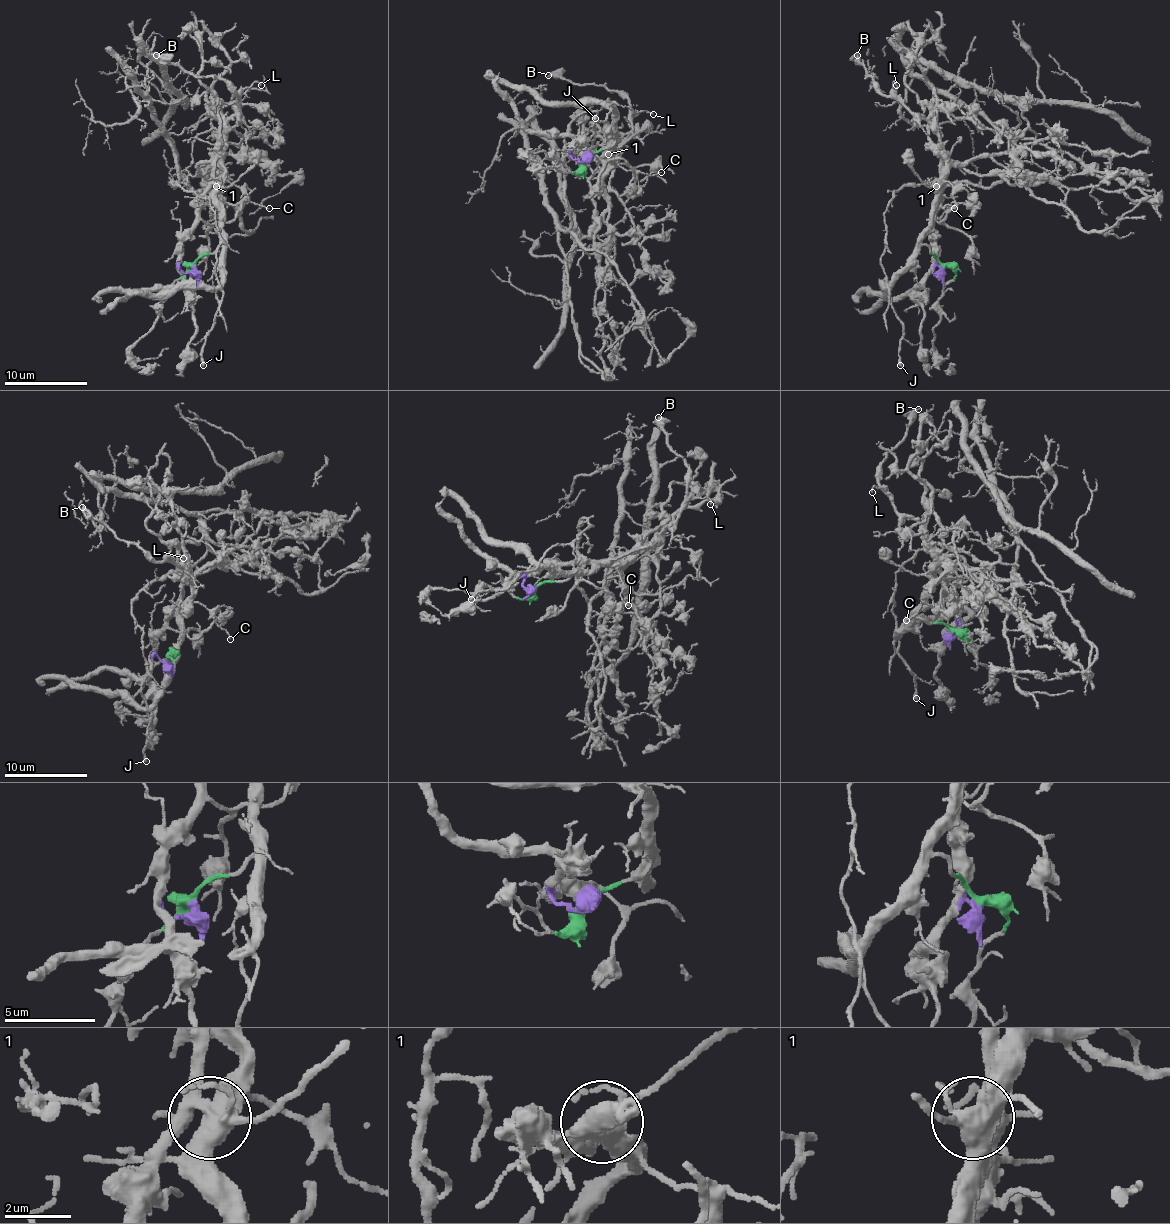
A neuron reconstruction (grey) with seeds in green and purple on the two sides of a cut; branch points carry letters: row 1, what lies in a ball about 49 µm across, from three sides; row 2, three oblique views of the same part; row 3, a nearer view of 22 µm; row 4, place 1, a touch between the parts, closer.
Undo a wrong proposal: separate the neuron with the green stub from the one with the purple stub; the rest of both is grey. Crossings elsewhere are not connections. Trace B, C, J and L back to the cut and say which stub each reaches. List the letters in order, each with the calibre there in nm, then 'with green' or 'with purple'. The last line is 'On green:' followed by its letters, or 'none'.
B: 420 nm | with green
C: 110 nm | with green
J: 320 nm | with green
L: 120 nm | with green
On green: B, C, J, L

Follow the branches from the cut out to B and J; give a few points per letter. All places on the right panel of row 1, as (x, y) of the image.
B: (942, 267), (922, 242), (936, 184), (944, 172), (944, 143), (932, 127), (884, 96), (866, 77), (858, 54)
J: (942, 267), (924, 244), (895, 281), (891, 291), (893, 312), (903, 327), (899, 353), (901, 366)

